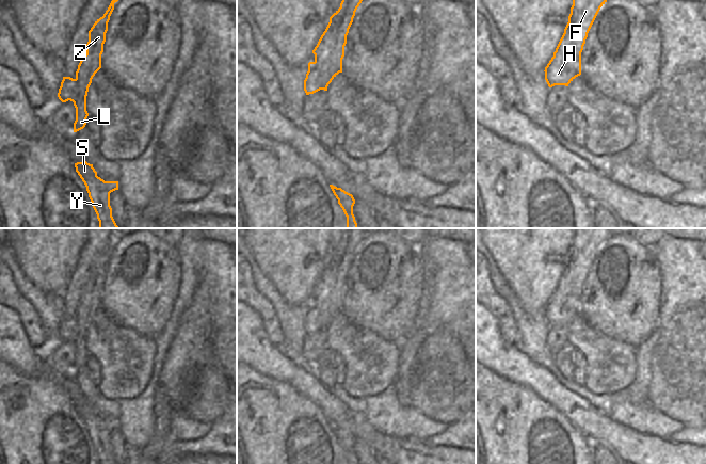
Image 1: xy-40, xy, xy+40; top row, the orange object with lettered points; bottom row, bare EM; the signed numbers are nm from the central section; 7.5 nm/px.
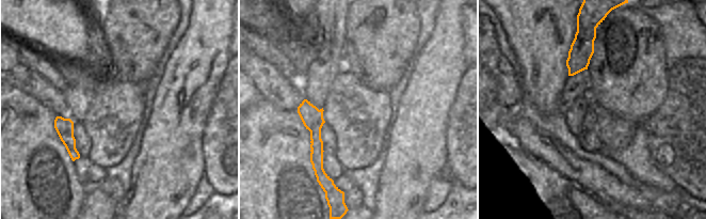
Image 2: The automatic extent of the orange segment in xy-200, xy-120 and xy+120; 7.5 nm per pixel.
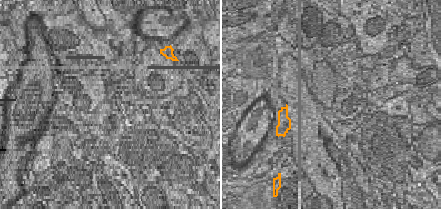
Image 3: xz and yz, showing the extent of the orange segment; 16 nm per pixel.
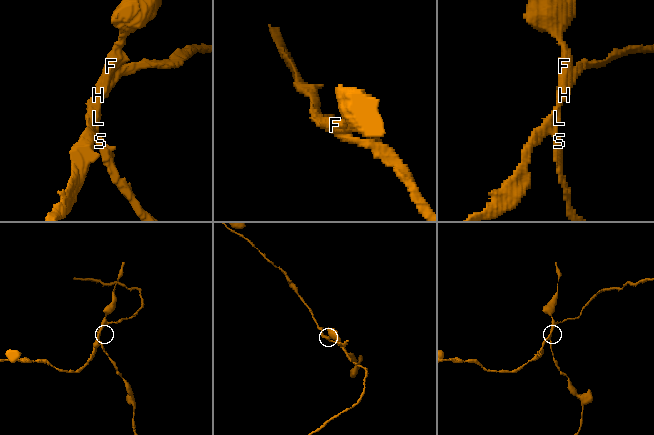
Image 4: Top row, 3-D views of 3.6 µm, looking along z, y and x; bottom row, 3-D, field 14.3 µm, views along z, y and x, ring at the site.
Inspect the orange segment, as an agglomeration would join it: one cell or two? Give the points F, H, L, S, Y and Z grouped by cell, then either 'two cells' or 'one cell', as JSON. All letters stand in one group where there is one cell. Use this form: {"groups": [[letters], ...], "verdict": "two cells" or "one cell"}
{"groups": [["F", "L", "S", "Y", "Z"], ["H"]], "verdict": "two cells"}

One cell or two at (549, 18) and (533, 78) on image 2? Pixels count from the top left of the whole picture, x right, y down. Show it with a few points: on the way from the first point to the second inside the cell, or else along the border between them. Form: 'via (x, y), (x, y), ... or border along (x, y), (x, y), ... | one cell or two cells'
via (542, 33), (542, 63) | one cell

